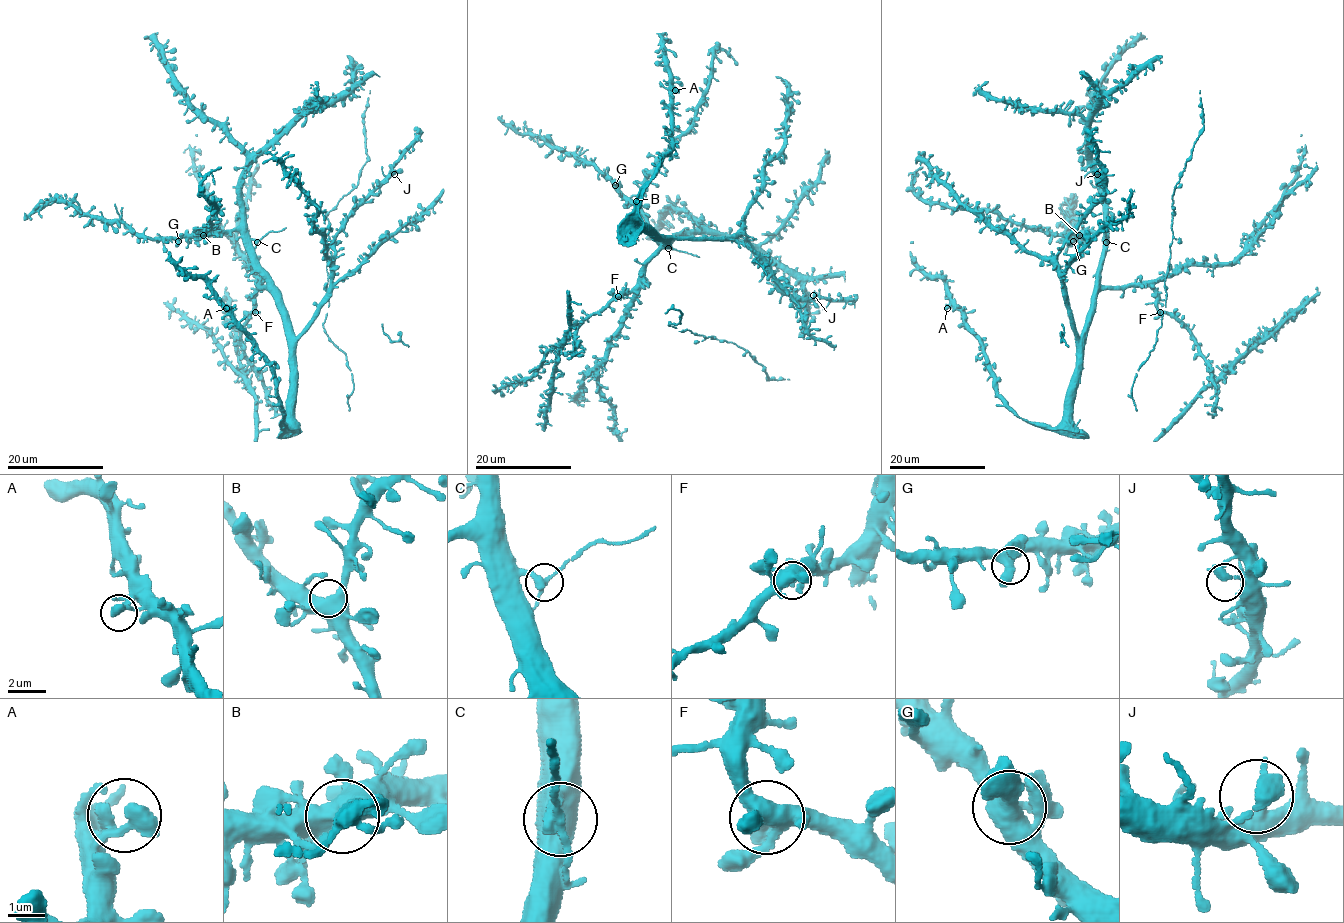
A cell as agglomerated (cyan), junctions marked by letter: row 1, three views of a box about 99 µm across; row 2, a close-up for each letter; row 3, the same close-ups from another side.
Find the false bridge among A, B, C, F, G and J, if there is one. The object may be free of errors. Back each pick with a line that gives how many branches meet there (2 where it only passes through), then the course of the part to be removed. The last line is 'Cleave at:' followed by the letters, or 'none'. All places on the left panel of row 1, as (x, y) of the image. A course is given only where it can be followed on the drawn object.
C: Branches: 3. Course of the part to remove: (258, 242), (269, 232), (285, 227)
Cleave at: C

